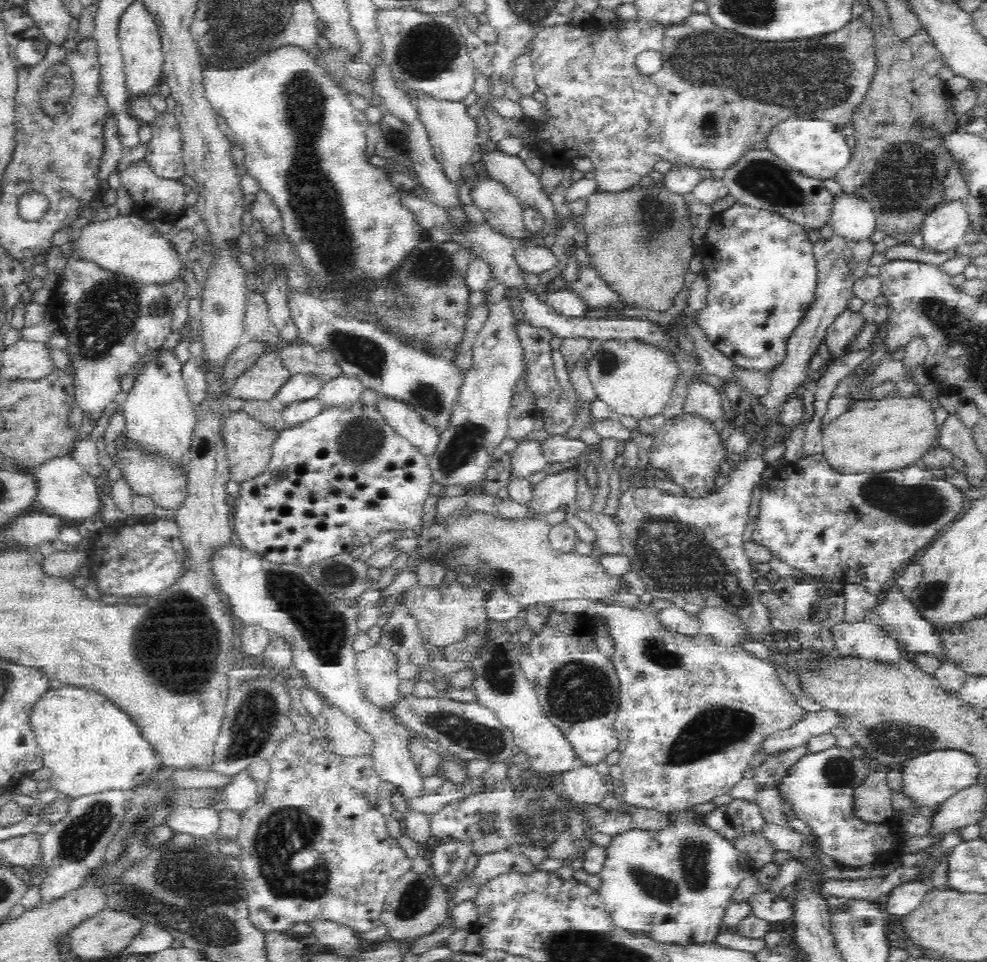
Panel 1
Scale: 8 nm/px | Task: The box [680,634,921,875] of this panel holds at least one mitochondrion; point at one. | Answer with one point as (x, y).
(838, 772)

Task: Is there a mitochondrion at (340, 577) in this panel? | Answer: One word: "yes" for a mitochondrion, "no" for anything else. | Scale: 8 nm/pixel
yes

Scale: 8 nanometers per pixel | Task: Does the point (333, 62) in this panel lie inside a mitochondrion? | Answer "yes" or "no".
yes

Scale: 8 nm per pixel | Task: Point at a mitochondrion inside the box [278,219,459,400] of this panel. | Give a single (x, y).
(369, 355)

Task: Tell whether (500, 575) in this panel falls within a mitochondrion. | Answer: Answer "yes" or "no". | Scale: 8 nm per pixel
yes

